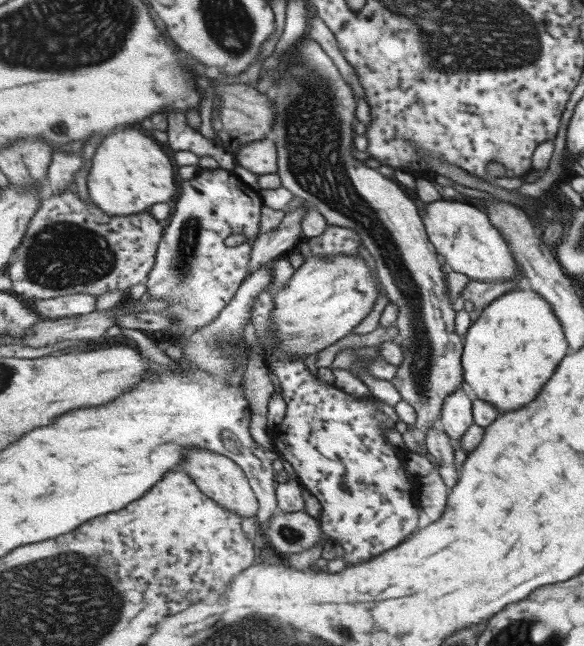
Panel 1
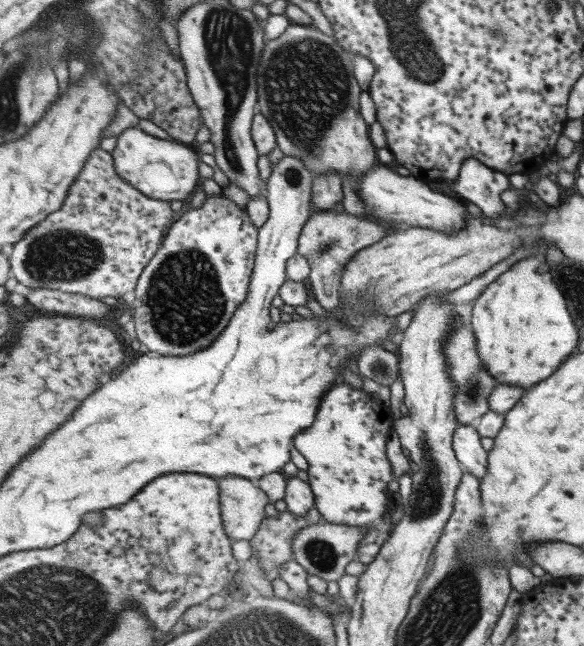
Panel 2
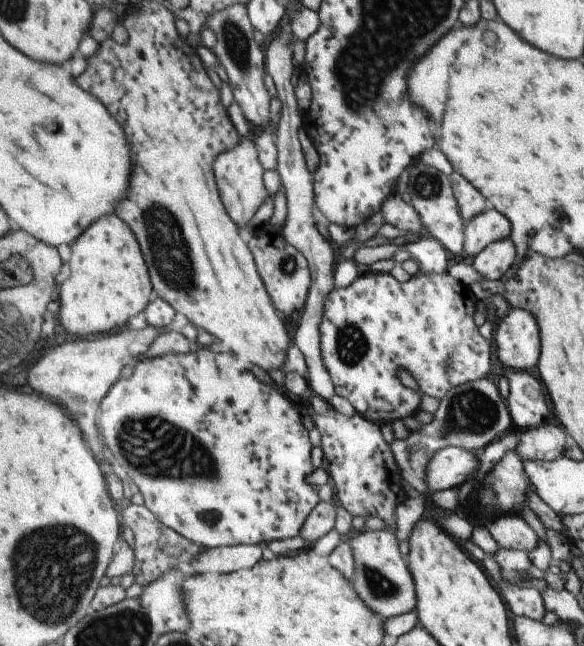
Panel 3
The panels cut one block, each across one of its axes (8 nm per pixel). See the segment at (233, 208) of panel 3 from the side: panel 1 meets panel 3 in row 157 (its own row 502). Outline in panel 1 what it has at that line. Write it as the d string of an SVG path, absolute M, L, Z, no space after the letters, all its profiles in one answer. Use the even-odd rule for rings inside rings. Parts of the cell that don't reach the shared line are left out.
M187 450L185 458L187 458L187 462L183 462L183 470L187 474L191 474L191 478L194 478L199 488L207 496L215 499L219 505L240 514L242 518L257 518L260 507L258 495L255 494L246 471L239 466L238 462L211 450Z

